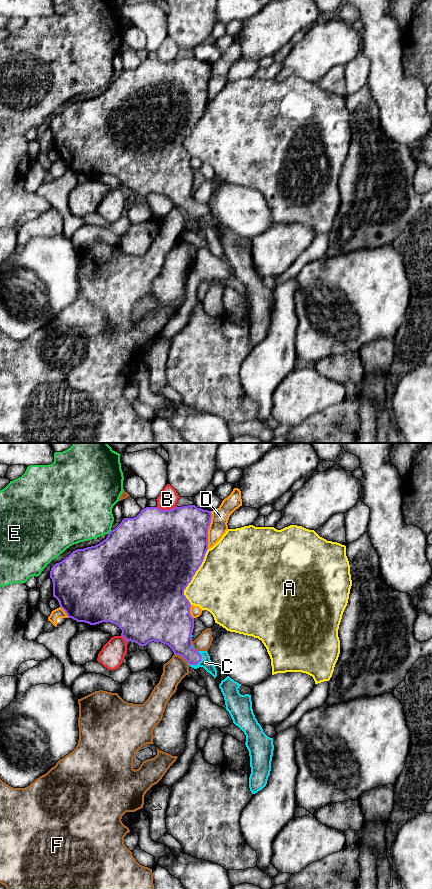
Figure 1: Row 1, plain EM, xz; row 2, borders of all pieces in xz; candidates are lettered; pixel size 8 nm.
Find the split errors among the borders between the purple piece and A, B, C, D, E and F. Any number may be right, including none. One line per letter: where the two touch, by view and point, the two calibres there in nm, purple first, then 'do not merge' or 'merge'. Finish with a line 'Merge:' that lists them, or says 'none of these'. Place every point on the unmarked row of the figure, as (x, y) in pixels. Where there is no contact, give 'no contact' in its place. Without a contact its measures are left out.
A: xz (192, 129) | 500/480 nm | do not merge
B: xz (166, 62) | 500/160 nm | do not merge
C: xz (199, 213) | 200/90 nm | merge
D: xz (207, 82) | 480/140 nm | do not merge
E: xz (110, 83) | 480/420 nm | do not merge
F: xz (181, 208) | 320/180 nm | do not merge
Merge: C

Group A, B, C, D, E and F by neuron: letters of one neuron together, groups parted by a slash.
A / B / C / D / E / F

